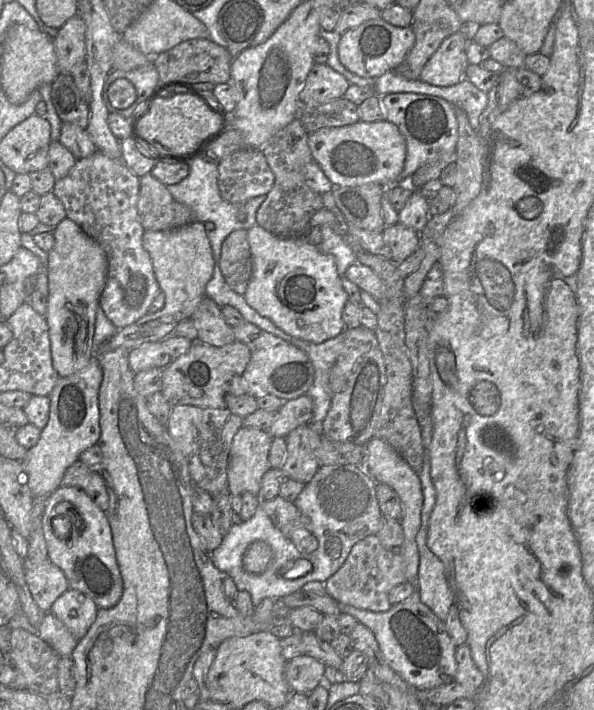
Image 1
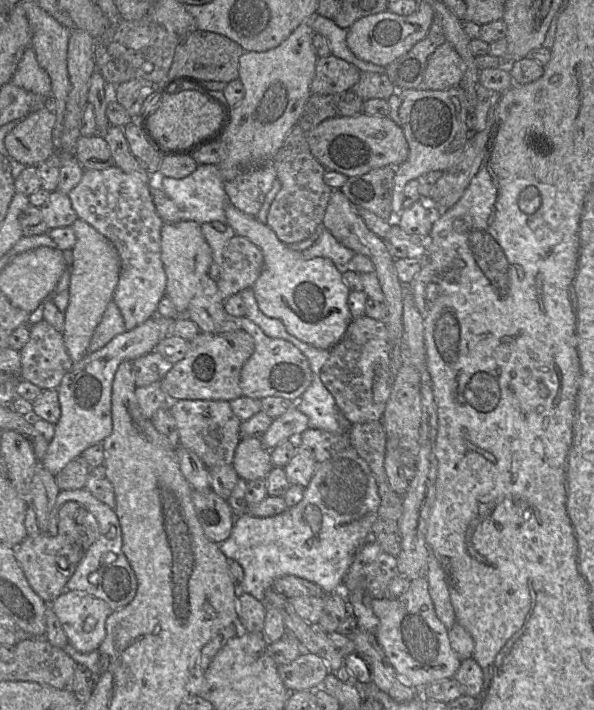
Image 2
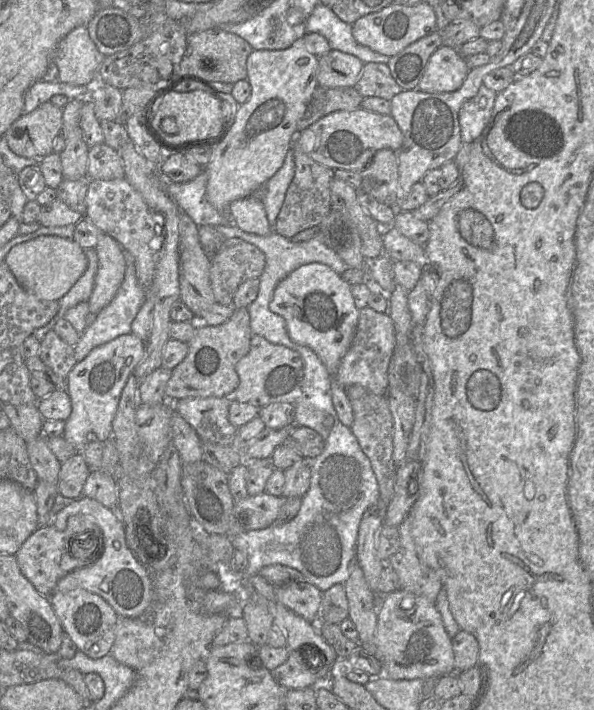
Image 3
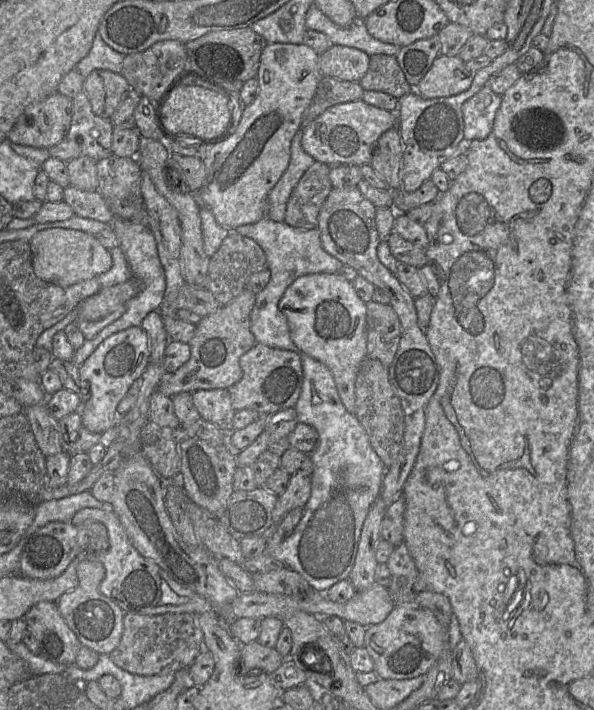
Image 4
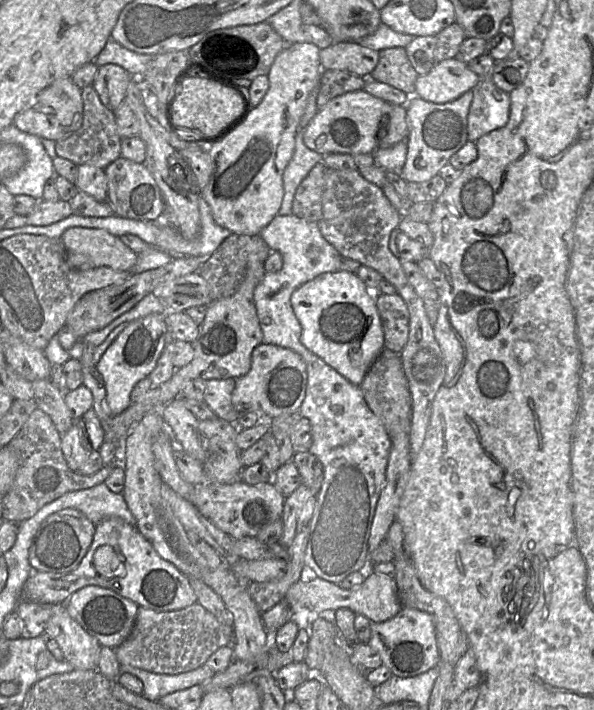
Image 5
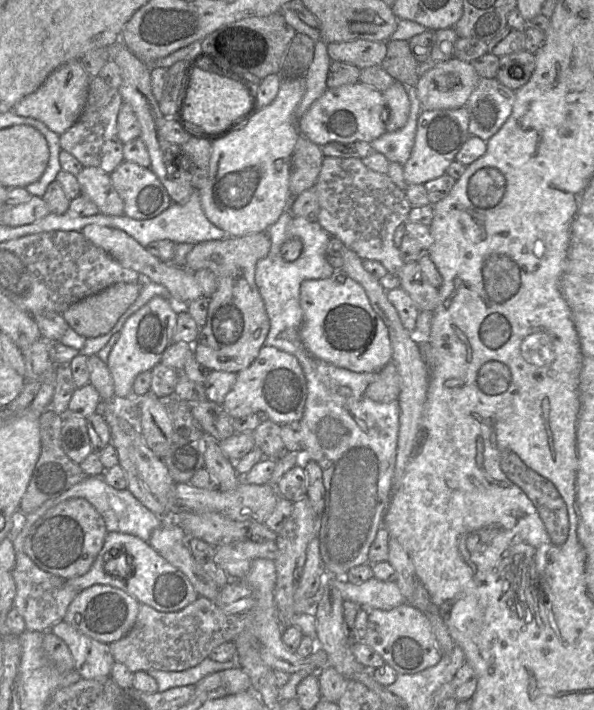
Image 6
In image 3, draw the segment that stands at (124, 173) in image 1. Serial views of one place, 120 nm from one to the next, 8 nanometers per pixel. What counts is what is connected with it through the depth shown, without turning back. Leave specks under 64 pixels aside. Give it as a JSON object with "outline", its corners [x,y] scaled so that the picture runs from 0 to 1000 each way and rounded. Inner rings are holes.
{"outline":[[[150,252],[150,265],[145,273],[145,300],[143,307],[153,311],[173,328],[192,335],[210,355],[217,356],[227,370],[229,387],[237,404],[246,410],[244,424],[232,442],[222,454],[222,468],[247,485],[256,465],[256,446],[259,439],[259,417],[254,413],[254,403],[261,390],[261,380],[268,368],[268,356],[278,337],[278,310],[276,304],[254,294],[242,283],[234,270],[210,252],[167,254]]]}

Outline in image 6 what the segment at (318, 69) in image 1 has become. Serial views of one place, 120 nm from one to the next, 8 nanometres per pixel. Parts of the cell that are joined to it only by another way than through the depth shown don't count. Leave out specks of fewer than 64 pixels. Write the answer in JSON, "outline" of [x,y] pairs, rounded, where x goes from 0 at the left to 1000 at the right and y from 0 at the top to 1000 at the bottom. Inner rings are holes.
{"outline":[[[591,56],[551,62],[557,86],[582,87],[604,97],[641,92],[652,73],[648,58]]]}

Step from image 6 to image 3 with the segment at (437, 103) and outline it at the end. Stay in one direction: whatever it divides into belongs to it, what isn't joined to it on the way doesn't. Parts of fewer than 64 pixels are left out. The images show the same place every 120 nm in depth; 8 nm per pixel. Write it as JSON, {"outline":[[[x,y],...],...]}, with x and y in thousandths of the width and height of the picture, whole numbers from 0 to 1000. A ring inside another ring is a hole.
{"outline":[[[749,63],[724,80],[702,125],[717,131],[754,131],[768,128],[783,114],[790,94],[771,69]]]}

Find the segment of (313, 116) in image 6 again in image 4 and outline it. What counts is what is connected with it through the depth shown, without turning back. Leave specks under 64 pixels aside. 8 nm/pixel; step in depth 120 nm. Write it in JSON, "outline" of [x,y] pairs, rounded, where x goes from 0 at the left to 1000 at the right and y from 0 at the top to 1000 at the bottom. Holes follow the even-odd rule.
{"outline":[[[606,139],[549,154],[512,182],[507,203],[510,211],[534,228],[554,234],[569,231],[609,234],[623,230],[640,192],[667,176],[665,158],[635,152]]]}

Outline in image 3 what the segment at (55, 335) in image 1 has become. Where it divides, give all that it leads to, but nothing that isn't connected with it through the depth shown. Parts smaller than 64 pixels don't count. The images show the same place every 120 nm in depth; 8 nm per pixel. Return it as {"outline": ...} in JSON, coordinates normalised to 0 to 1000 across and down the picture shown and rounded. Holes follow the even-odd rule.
{"outline":[[[170,327],[160,354],[165,377],[158,406],[146,425],[155,445],[162,445],[189,424],[212,383],[210,354],[185,331]]]}

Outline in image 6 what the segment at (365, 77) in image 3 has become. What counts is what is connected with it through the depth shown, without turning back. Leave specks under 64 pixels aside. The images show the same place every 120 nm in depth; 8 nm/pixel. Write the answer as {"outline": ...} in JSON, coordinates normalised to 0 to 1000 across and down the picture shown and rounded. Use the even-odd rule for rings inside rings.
{"outline":[[[653,56],[652,73],[641,89],[643,96],[668,115],[685,124],[705,113],[704,92],[684,56]]]}

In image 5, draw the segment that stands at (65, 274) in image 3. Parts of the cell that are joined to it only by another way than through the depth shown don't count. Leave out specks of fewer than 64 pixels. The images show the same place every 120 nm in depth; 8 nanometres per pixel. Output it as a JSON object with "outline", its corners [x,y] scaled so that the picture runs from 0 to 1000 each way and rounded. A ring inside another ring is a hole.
{"outline":[[[120,320],[101,334],[109,351],[114,373],[128,380],[150,380],[165,376],[182,376],[194,382],[217,382],[231,370],[232,358],[212,346],[200,332],[165,321]]]}

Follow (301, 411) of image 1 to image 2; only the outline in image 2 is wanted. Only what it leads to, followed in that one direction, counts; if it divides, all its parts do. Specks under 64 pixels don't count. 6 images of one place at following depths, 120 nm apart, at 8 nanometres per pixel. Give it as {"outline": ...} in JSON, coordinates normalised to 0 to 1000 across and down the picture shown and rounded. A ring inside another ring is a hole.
{"outline":[[[495,570],[460,590],[438,618],[451,634],[458,634],[480,620],[497,620],[515,604],[519,604],[519,587]]]}

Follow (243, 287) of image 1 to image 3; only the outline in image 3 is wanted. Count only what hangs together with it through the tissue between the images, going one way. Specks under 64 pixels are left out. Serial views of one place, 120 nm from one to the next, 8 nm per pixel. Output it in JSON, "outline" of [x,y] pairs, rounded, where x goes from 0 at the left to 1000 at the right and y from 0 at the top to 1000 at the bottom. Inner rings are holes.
{"outline":[[[397,334],[379,337],[367,355],[355,362],[354,396],[364,425],[391,431],[401,406],[416,394],[436,392],[446,372],[446,358],[429,345]]]}

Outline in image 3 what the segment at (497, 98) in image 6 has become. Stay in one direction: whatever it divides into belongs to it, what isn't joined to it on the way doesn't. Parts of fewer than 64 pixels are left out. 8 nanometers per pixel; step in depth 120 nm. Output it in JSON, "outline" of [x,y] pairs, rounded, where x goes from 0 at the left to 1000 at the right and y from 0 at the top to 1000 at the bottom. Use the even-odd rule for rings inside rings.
{"outline":[[[813,118],[805,131],[778,148],[773,156],[778,201],[795,201],[810,192],[827,165],[837,132]]]}

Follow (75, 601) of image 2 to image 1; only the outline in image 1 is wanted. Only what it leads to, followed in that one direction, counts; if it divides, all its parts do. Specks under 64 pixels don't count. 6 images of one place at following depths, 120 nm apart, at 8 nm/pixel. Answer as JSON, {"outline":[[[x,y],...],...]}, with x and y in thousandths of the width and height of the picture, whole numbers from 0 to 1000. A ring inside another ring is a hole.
{"outline":[[[116,828],[86,855],[86,862],[135,901],[160,875],[165,855],[133,831]]]}

